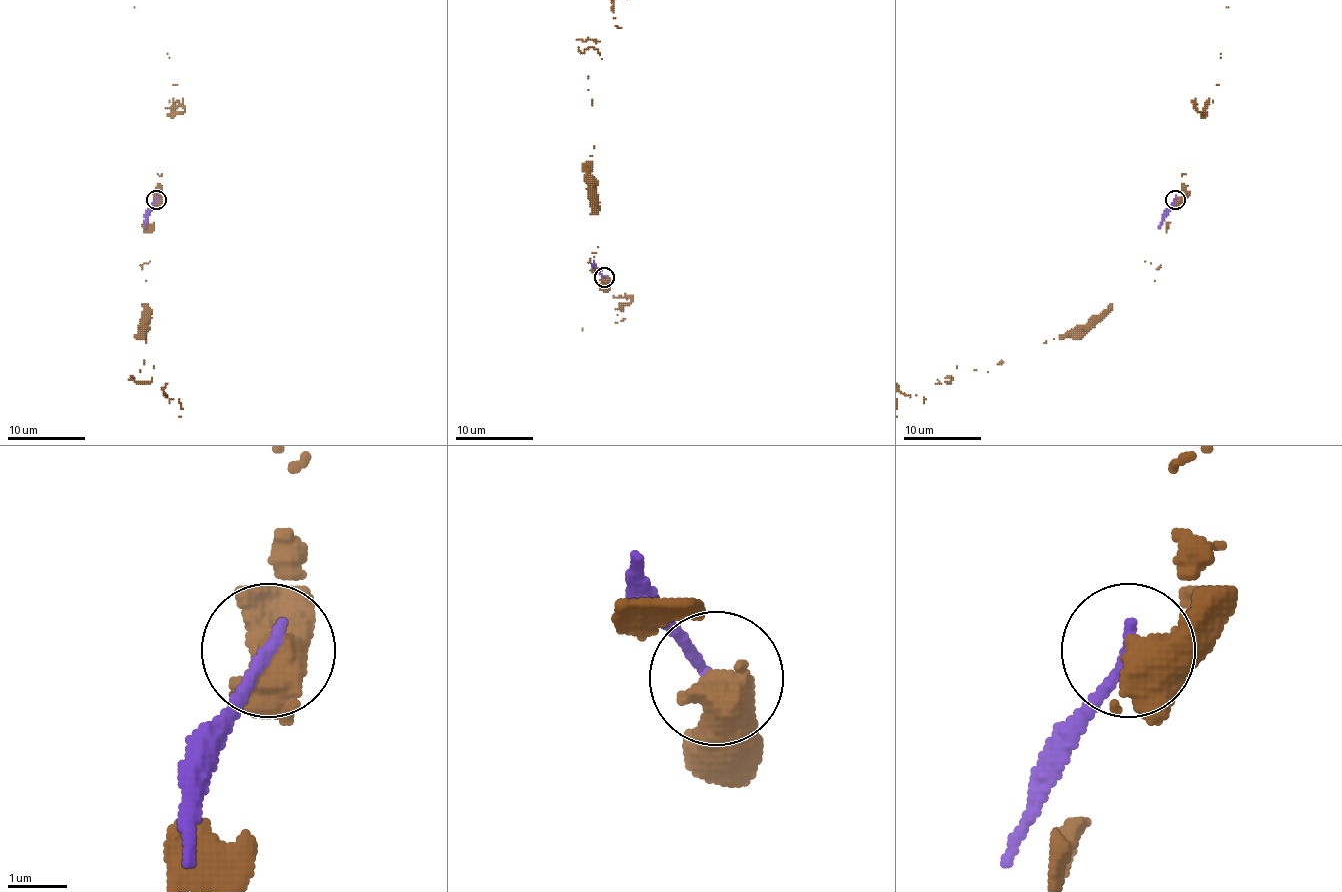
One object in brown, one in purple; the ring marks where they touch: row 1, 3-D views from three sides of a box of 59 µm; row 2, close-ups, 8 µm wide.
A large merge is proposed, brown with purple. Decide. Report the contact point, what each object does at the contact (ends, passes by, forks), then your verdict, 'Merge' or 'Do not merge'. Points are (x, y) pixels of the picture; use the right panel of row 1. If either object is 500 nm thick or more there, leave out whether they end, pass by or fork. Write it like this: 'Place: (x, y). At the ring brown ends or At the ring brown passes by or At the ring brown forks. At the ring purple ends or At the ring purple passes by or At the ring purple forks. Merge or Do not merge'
Place: (1175, 199). Do not merge

